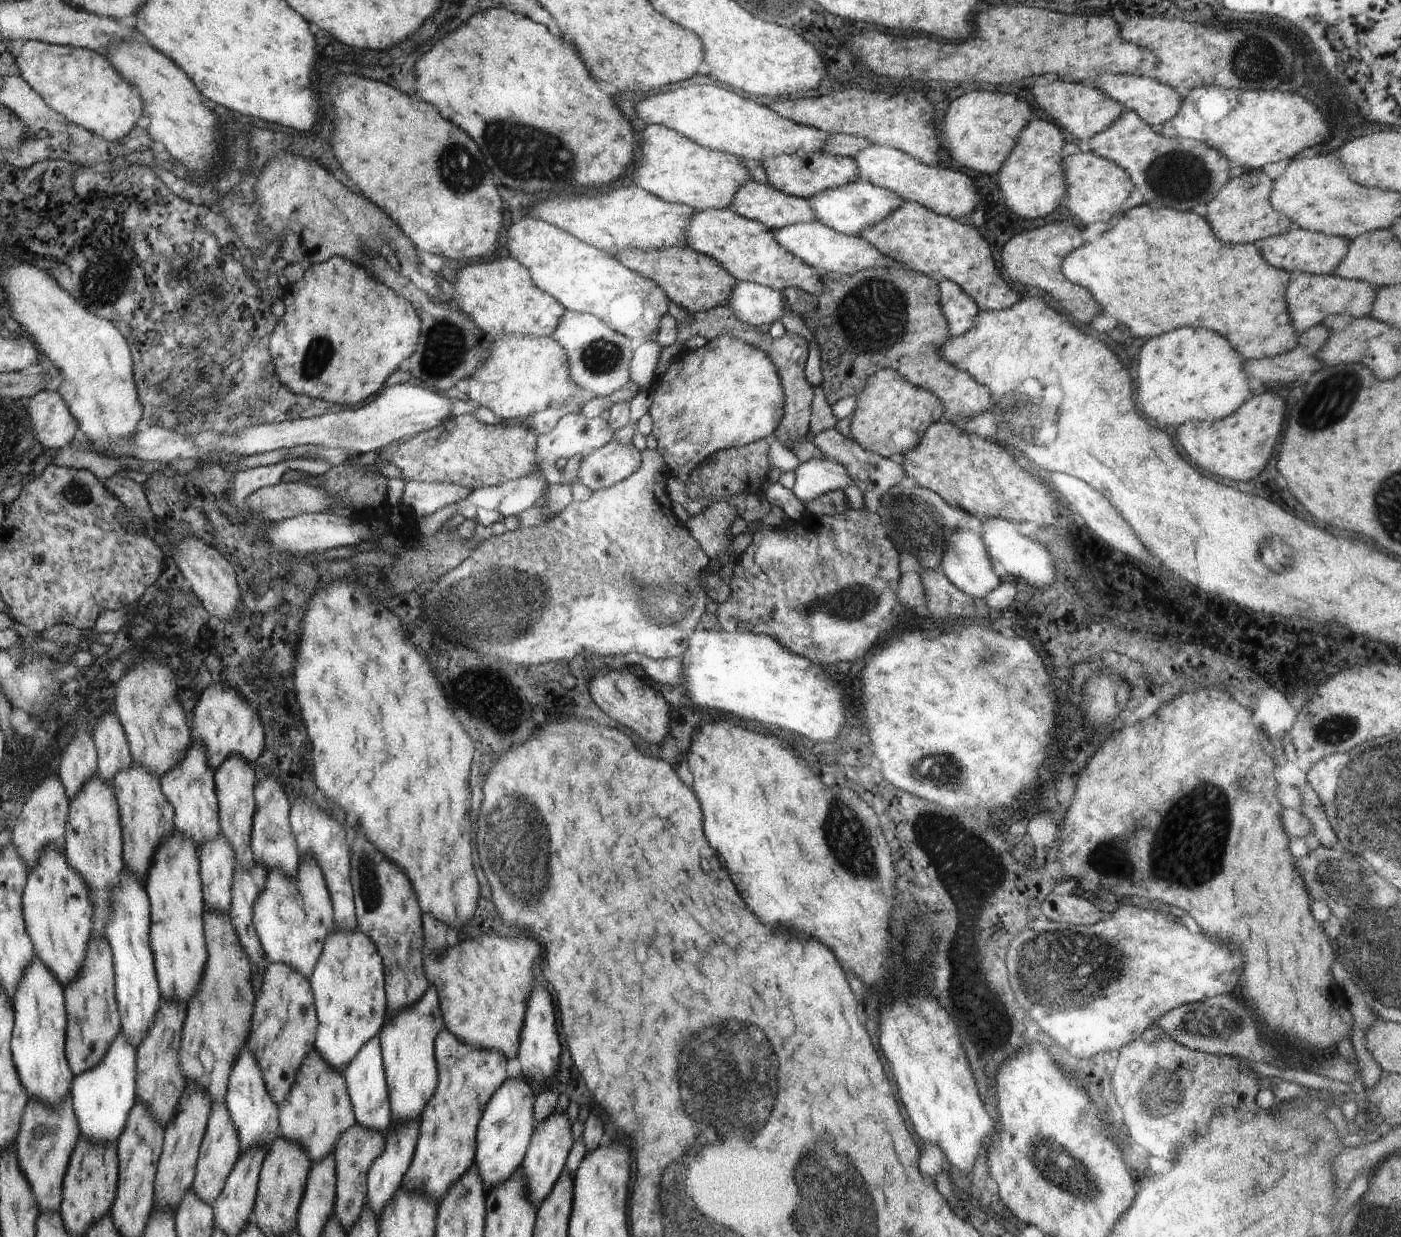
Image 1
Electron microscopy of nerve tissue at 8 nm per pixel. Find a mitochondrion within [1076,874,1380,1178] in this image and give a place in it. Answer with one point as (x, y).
(1162, 1092)

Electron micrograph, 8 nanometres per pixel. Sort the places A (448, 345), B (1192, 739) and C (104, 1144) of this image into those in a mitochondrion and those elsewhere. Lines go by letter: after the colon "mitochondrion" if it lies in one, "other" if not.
A: mitochondrion
B: other
C: other

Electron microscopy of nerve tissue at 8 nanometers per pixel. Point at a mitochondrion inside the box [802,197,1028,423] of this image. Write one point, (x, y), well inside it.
(874, 315)

